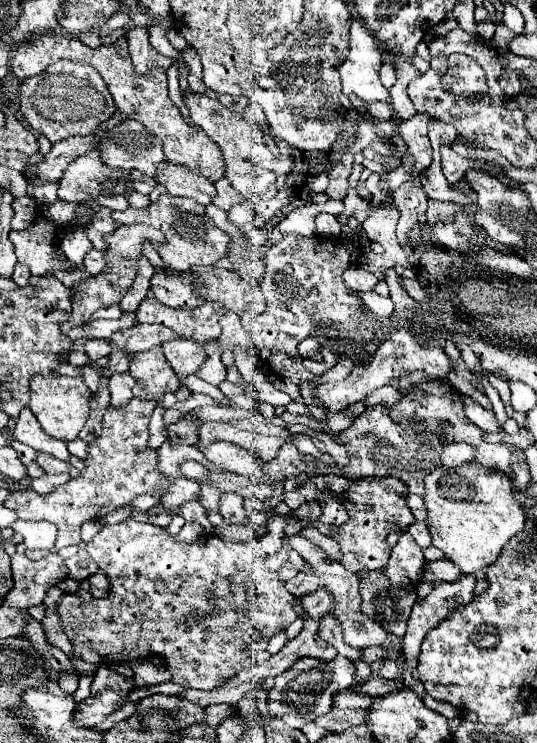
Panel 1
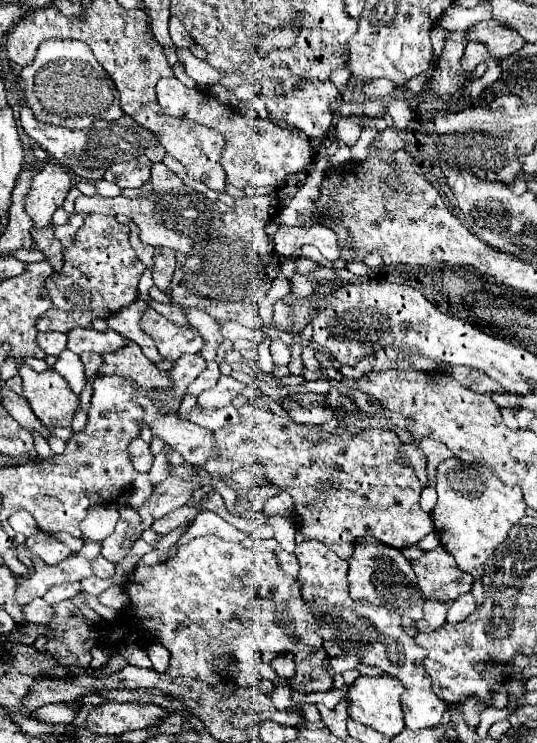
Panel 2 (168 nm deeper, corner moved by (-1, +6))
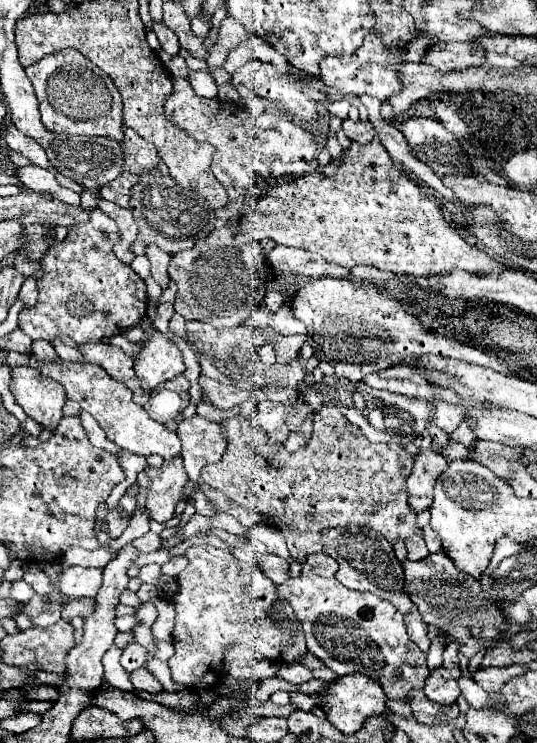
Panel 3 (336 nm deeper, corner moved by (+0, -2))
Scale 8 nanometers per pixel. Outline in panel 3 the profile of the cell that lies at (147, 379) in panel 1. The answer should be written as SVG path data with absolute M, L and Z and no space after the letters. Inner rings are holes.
M86 343L80 345L80 349L86 355L88 363L100 365L114 381L124 383L134 393L134 403L144 405L148 401L148 395L142 389L142 381L134 371L132 359L120 347L108 343Z

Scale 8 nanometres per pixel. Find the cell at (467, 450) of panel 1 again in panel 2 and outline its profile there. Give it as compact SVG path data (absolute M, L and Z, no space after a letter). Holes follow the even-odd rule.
M423 439L419 443L419 447L423 449L423 453L427 457L427 475L429 475L429 479L435 479L437 465L447 457L453 457L453 453L447 449L447 445L443 445L443 443L435 441L435 439Z

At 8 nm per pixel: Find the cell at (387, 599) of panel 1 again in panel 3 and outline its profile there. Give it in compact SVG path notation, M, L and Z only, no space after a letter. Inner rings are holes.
M354 525L354 527L332 527L332 529L326 529L322 533L322 545L326 547L326 553L340 563L336 579L348 589L368 591L372 595L378 595L380 599L390 601L404 615L410 639L426 653L428 647L430 647L428 625L422 621L418 607L406 595L404 569L402 569L402 563L396 559L394 549L390 547L390 543L386 543L386 539L382 539L382 535L378 535L376 531L370 531L368 527Z

